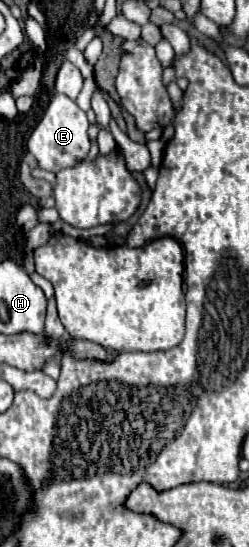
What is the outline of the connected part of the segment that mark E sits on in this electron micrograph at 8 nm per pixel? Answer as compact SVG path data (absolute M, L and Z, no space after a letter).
M55 94L41 118L41 122L37 124L37 128L33 130L27 148L29 152L35 156L37 166L49 172L61 172L63 168L73 168L75 164L83 162L89 154L89 136L87 136L87 116L85 112L67 96L63 94Z

